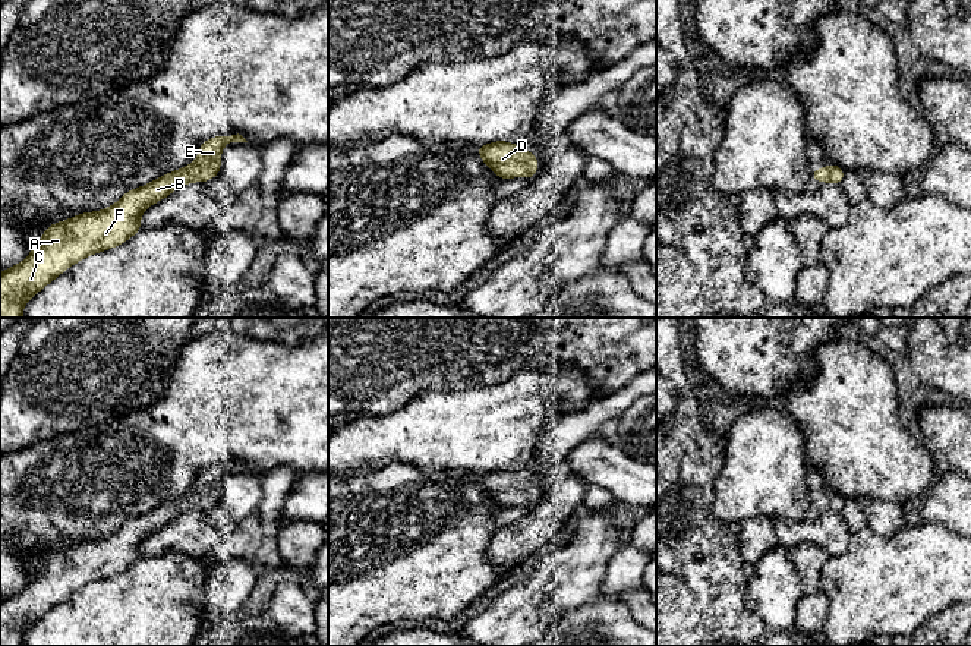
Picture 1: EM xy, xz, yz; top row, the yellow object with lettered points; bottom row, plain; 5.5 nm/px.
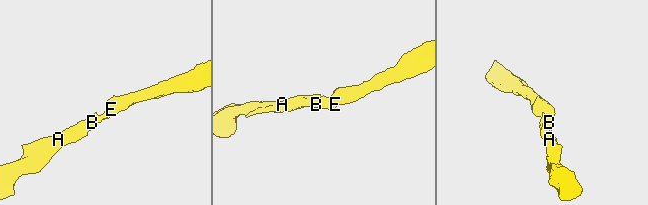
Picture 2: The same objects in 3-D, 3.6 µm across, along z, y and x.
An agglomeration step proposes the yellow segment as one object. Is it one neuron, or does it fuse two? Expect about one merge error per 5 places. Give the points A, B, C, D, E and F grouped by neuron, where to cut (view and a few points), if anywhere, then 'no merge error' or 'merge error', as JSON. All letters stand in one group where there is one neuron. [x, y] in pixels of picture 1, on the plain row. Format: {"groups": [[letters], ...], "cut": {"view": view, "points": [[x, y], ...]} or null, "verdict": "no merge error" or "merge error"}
{"groups": [["A", "B", "C", "D", "E", "F"]], "cut": null, "verdict": "no merge error"}

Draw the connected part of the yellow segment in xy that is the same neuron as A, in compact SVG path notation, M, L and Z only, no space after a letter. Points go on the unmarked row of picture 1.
M242 463L215 464L199 475L199 486L182 498L171 500L142 516L129 519L114 533L98 541L82 541L70 548L51 552L44 558L42 567L32 576L31 583L13 596L0 602L0 646L22 646L25 631L45 612L59 605L70 593L85 584L111 577L136 563L141 555L141 542L152 532L168 524L174 517L189 510L208 510L220 500L220 483L226 472L248 470Z

